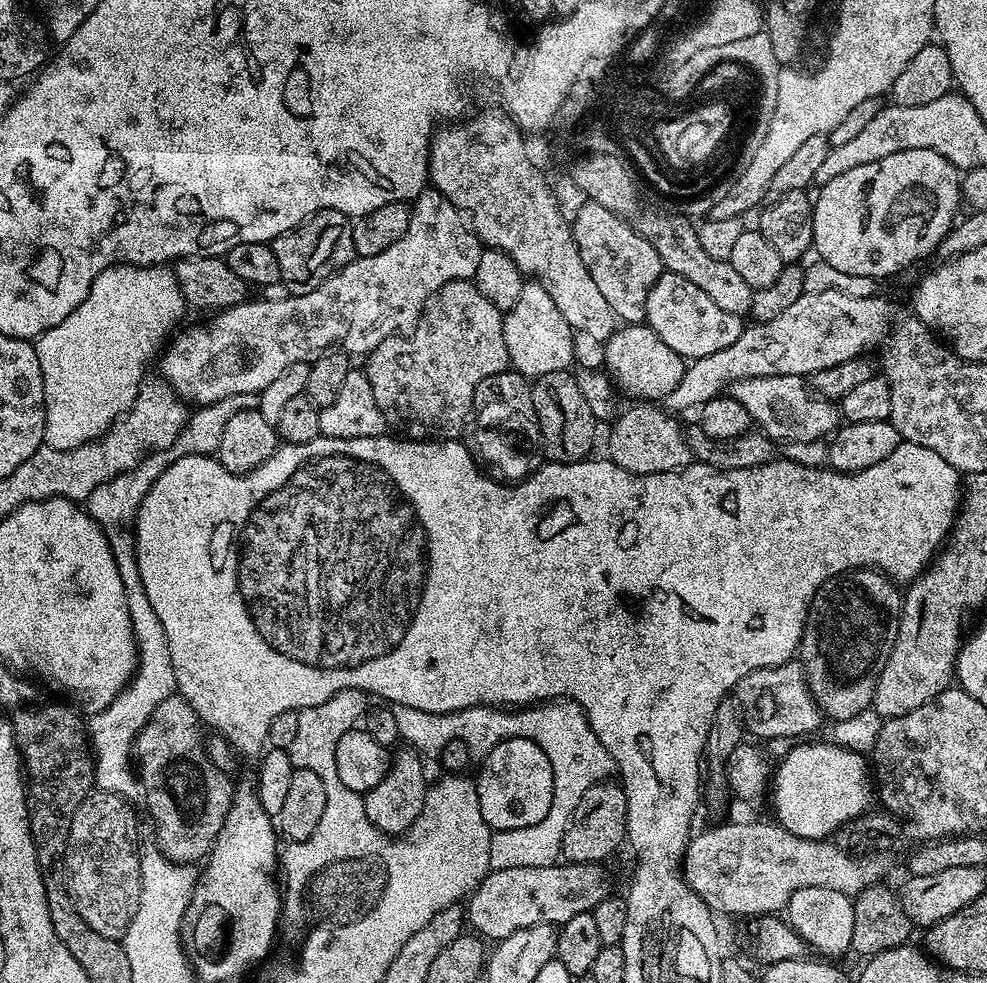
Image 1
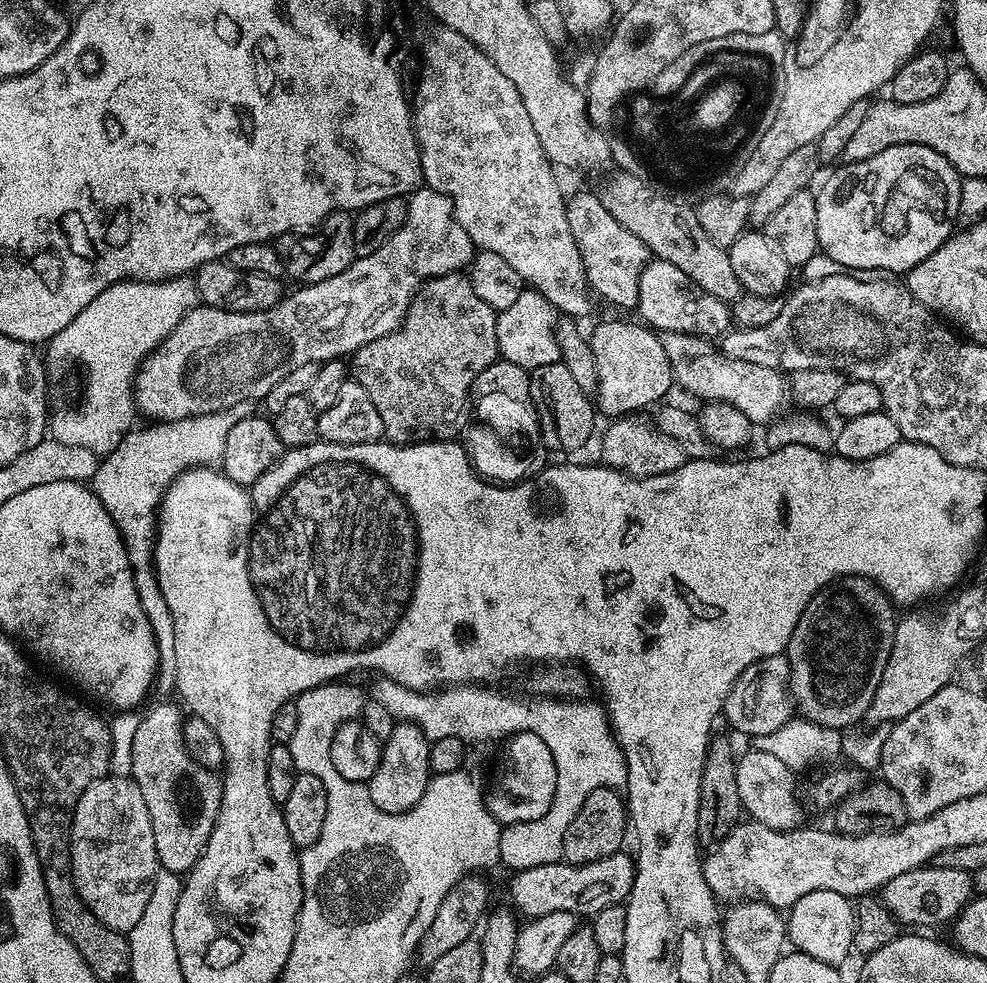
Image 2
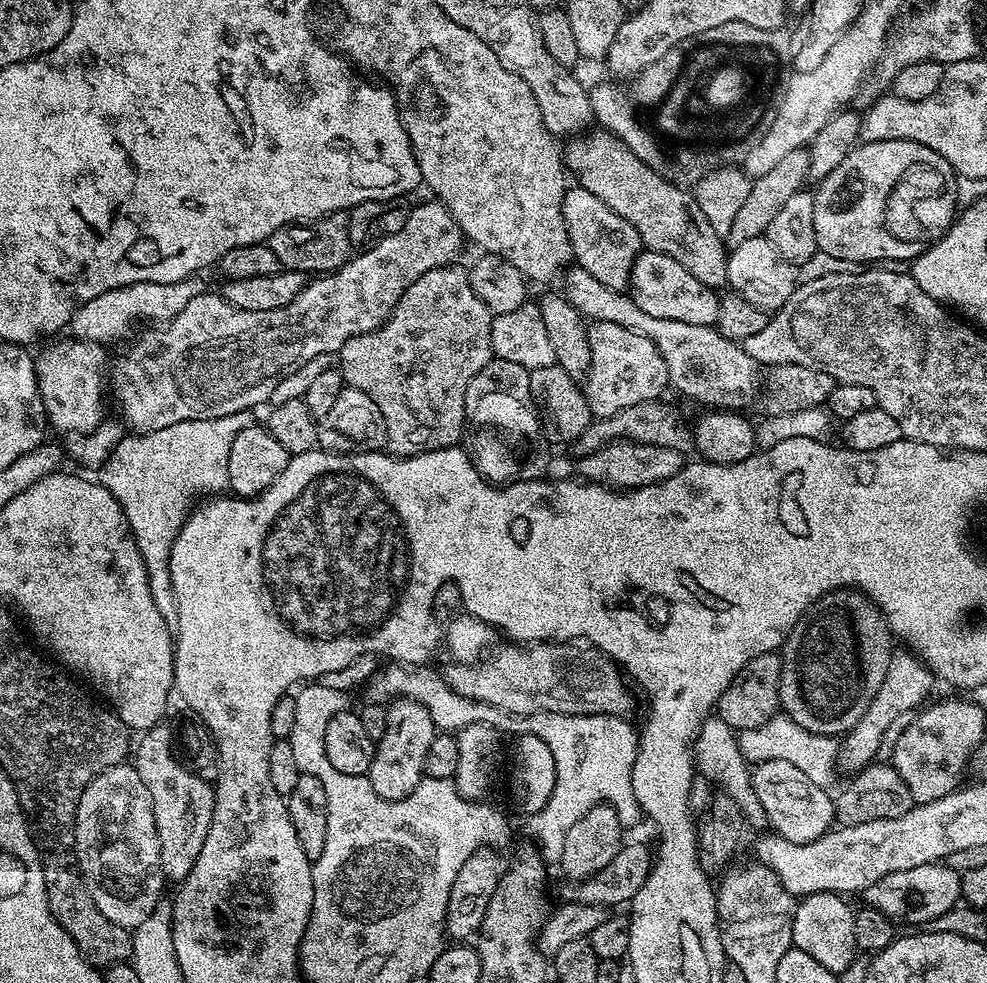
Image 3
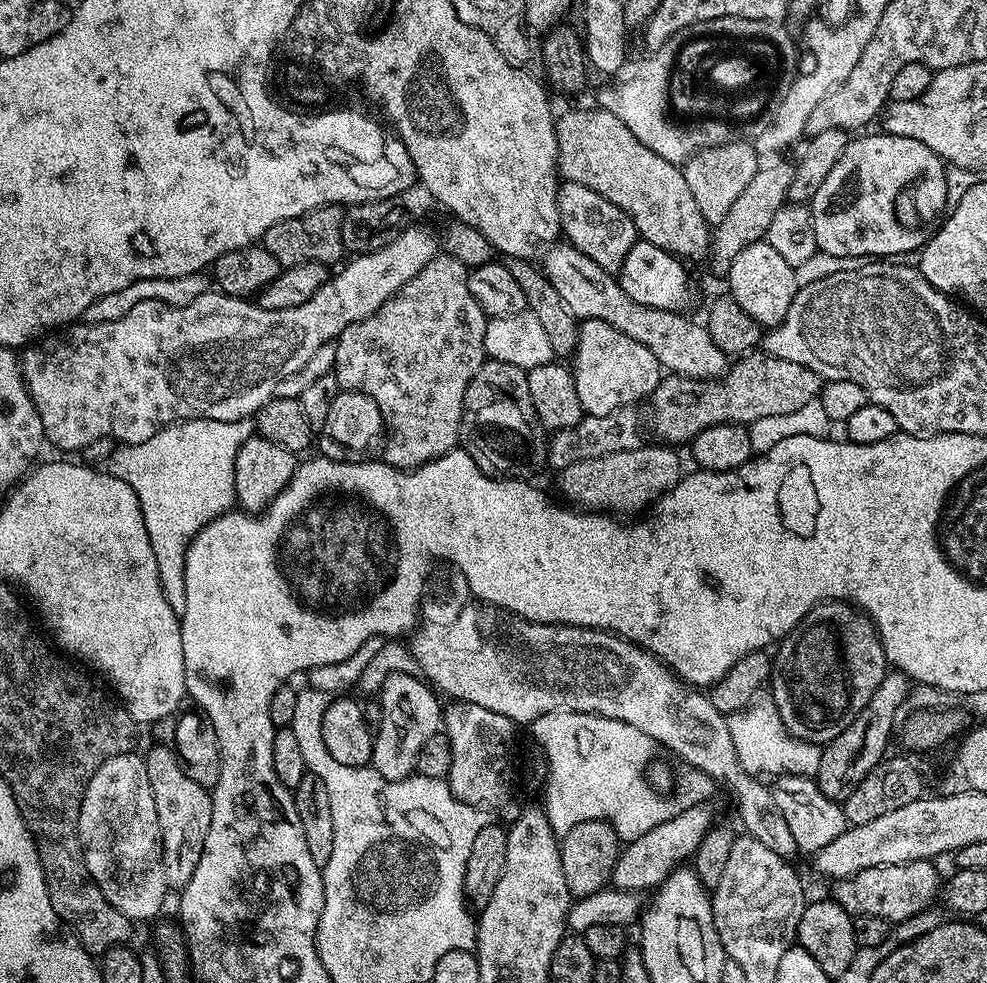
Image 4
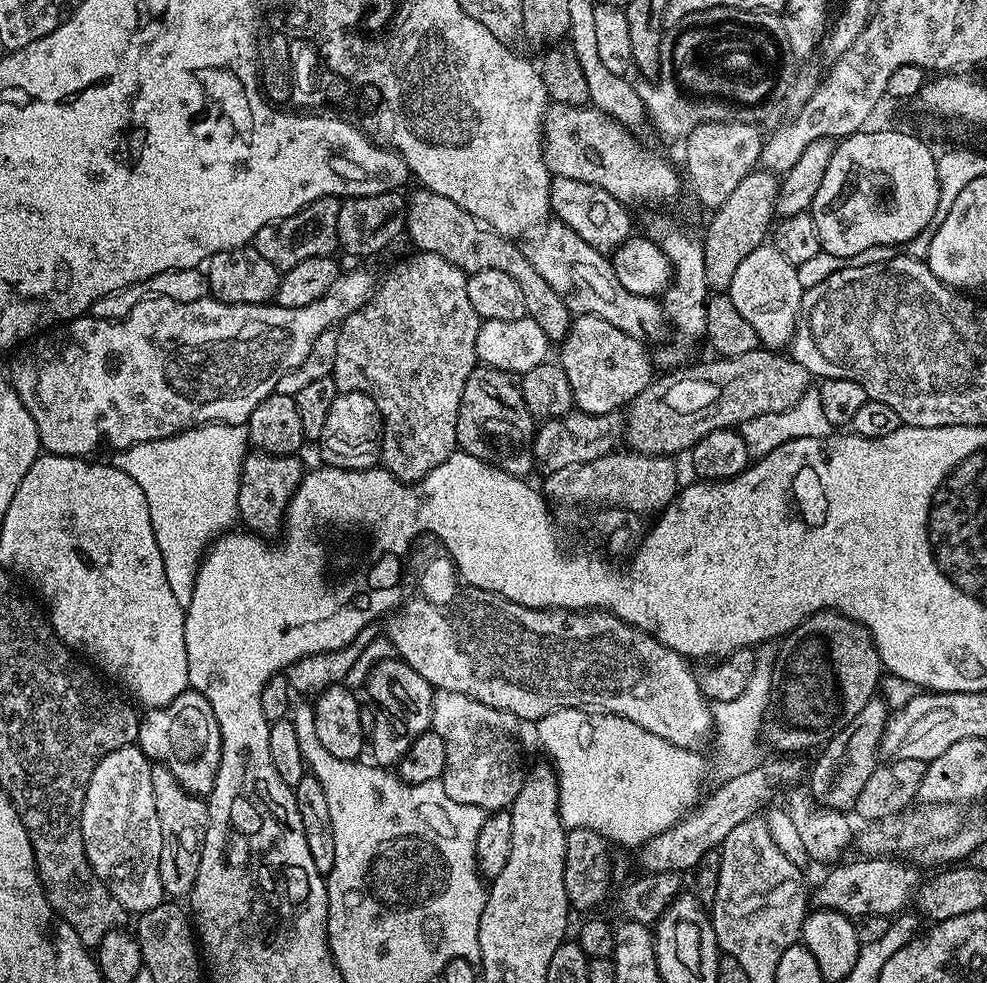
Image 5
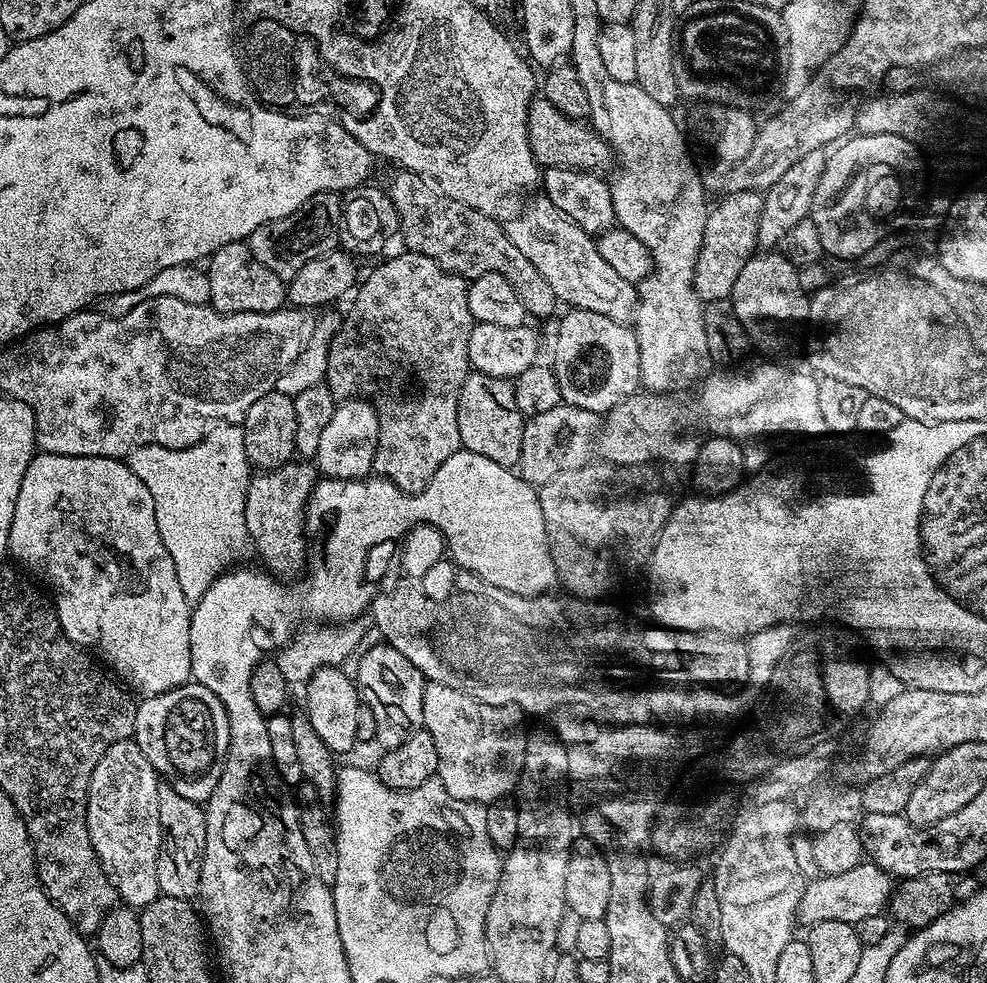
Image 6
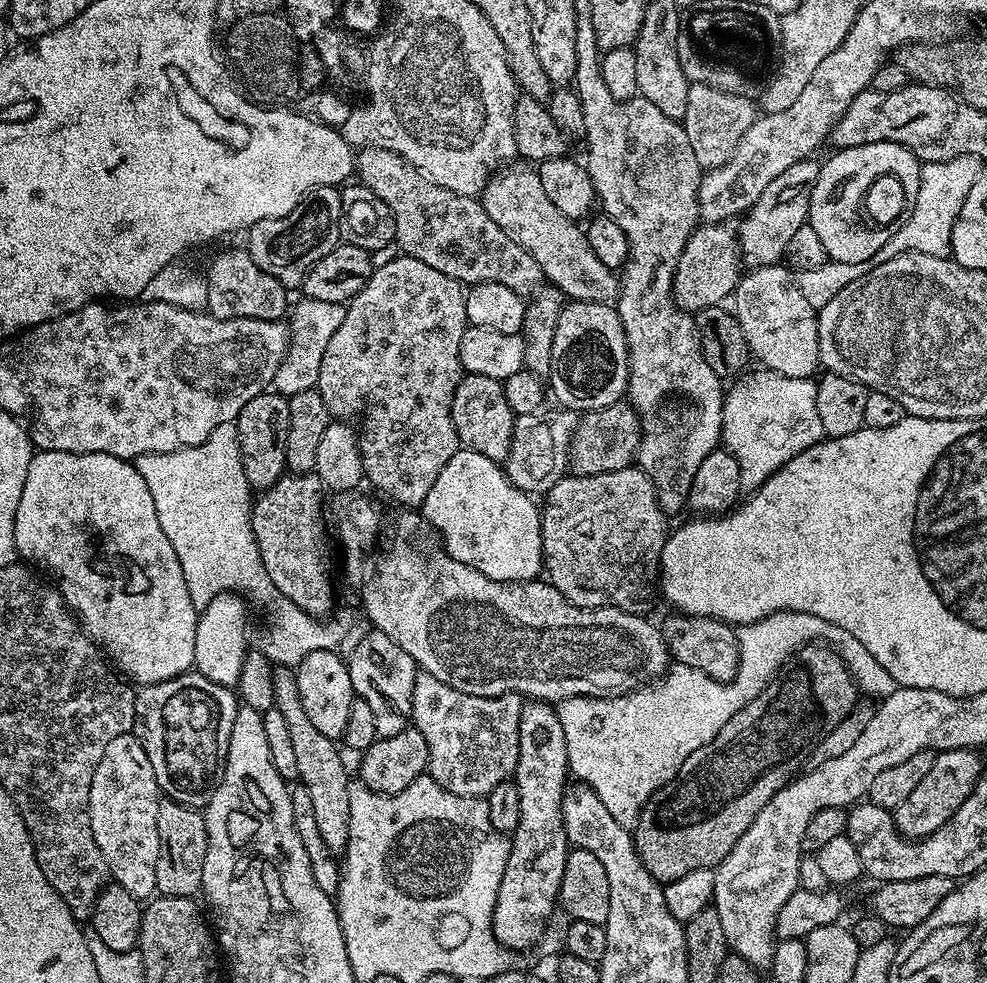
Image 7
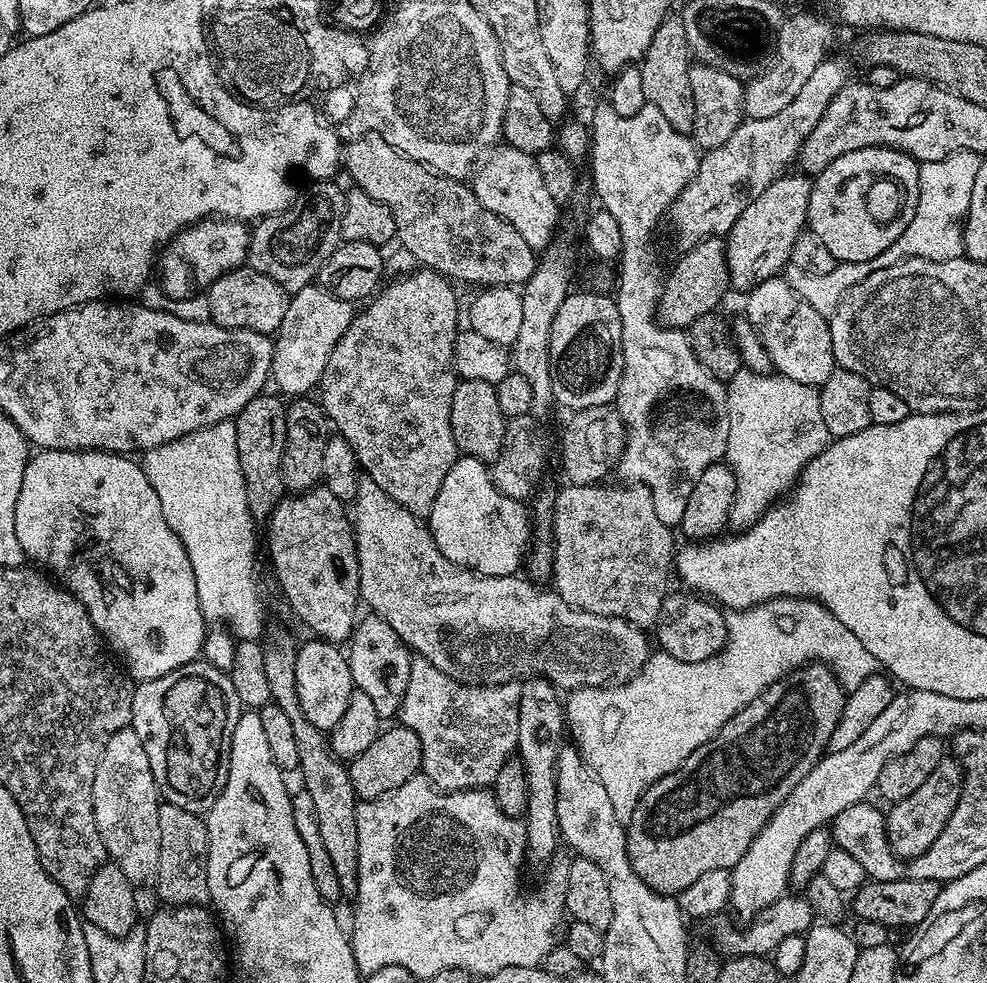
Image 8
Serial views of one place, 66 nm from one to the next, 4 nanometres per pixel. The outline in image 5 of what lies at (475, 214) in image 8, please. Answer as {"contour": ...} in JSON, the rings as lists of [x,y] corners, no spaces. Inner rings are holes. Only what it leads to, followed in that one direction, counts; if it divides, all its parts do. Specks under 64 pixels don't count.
{"contour":[[[424,186],[406,200],[406,236],[412,239],[413,249],[430,254],[438,254],[438,258],[446,258],[446,262],[454,262],[465,274],[478,270],[502,270],[502,274],[510,274],[518,287],[522,289],[522,298],[526,301],[526,310],[531,320],[538,322],[547,334],[549,341],[563,342],[568,327],[574,319],[573,313],[554,294],[546,278],[534,270],[531,255],[506,236],[499,236],[492,228],[482,223],[474,214],[462,210],[450,198],[442,198],[442,194],[434,194],[431,187]]]}

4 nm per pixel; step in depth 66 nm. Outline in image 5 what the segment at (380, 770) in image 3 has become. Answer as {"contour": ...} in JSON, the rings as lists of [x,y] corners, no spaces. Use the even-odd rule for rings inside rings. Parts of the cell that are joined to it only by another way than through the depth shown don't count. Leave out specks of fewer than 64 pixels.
{"contour":[[[393,658],[380,660],[373,664],[368,675],[366,689],[367,699],[378,709],[376,725],[370,734],[370,756],[377,765],[396,766],[414,746],[416,737],[429,731],[432,727],[432,685],[422,678],[405,660]]]}

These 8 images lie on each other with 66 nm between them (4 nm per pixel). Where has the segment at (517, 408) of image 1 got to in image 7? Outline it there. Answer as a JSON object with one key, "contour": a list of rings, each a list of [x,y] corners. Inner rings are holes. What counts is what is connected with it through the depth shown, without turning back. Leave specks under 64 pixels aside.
{"contour":[[[482,374],[461,375],[458,390],[454,390],[452,421],[461,445],[467,451],[486,454],[486,458],[504,462],[510,454],[516,417],[506,402],[506,390],[501,381],[486,378]]]}

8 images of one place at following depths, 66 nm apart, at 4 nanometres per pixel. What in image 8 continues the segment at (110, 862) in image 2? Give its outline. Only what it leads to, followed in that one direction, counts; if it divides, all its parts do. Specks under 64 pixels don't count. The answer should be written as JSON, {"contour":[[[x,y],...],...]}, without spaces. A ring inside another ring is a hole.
{"contour":[[[131,726],[118,730],[110,738],[110,742],[106,742],[102,758],[98,762],[98,770],[94,774],[92,801],[94,822],[98,822],[98,834],[102,834],[108,860],[116,864],[134,886],[141,886],[147,880],[149,883],[156,875],[158,858],[162,854],[162,833],[158,831],[158,810],[162,797],[150,770],[150,758],[146,758],[146,746],[142,746],[142,738],[138,738]]]}

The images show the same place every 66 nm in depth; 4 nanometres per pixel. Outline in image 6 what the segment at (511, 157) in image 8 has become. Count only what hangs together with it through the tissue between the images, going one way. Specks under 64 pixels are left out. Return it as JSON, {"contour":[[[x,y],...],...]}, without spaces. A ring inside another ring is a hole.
{"contour":[[[542,194],[531,197],[532,201],[513,218],[507,221],[506,231],[510,242],[546,278],[557,301],[568,308],[594,310],[594,314],[606,314],[621,322],[633,319],[638,299],[637,285],[626,282],[598,254],[598,246],[589,232],[582,230],[550,198]]]}

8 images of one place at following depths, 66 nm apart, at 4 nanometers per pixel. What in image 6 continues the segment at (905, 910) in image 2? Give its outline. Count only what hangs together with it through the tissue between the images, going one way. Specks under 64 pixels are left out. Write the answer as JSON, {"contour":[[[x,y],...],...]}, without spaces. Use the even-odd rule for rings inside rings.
{"contour":[[[871,862],[860,863],[854,870],[844,871],[843,874],[821,875],[817,880],[805,883],[798,902],[796,923],[805,929],[818,922],[846,922],[855,926],[862,922],[862,918],[874,918],[887,909],[893,887],[893,876]]]}

